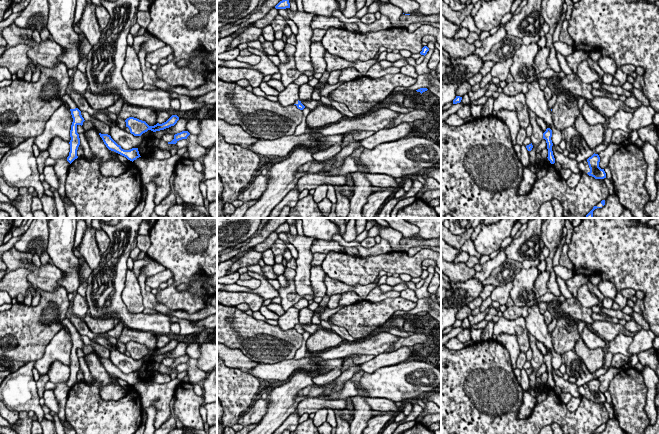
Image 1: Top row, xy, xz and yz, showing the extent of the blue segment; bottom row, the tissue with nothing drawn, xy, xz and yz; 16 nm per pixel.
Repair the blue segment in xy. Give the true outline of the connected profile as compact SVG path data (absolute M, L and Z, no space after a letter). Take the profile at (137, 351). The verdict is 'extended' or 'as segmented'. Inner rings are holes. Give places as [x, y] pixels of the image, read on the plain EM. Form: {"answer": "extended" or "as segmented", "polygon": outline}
{"answer": "as segmented", "polygon": "M172 339L166 346L162 348L157 347L154 350L149 350L145 345L139 344L134 341L127 342L125 346L126 351L129 352L131 358L133 358L134 360L141 360L148 354L156 356L174 350L178 344L179 341L177 339Z"}

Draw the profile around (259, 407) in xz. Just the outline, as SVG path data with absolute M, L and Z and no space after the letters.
M219 358L219 376L217 377L217 397L223 407L222 424L223 426L232 427L235 424L243 426L258 424L267 412L270 400L254 400L260 387L260 380L239 369L227 367L223 360Z

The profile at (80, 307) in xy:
M75 293L72 309L73 314L80 318L84 318L89 313L89 307L86 297L83 297L80 294Z

